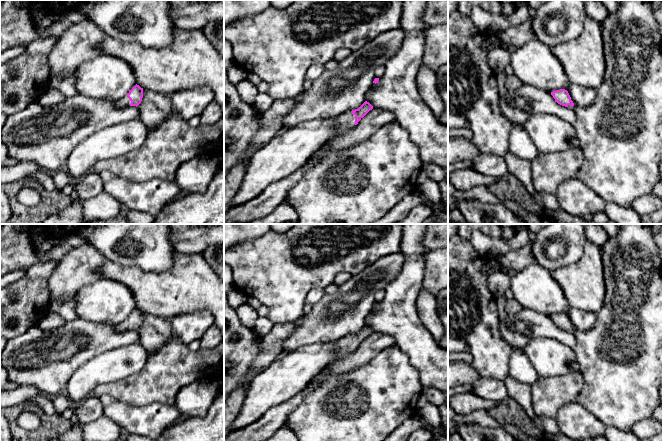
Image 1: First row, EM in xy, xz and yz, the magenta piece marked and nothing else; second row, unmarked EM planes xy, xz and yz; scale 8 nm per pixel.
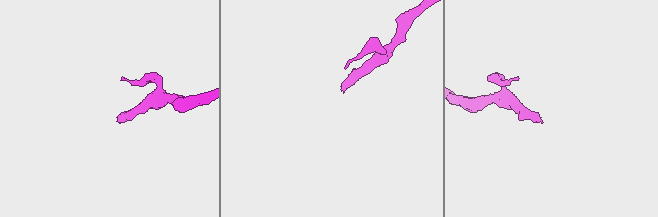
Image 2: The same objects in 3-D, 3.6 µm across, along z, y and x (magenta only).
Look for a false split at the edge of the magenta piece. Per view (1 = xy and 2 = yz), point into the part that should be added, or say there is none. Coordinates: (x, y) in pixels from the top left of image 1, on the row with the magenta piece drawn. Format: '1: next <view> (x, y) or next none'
1: next xy (125, 101)
2: next yz (620, 134)

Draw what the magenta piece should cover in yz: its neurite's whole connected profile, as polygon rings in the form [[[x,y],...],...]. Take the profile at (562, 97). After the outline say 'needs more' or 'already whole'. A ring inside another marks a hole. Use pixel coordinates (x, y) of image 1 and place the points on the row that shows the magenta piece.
[[[622,0],[615,12],[601,22],[606,62],[606,78],[597,89],[594,103],[587,107],[576,106],[567,90],[551,92],[555,101],[571,108],[576,114],[573,127],[577,133],[584,161],[577,178],[606,202],[631,207],[634,200],[653,191],[660,181],[662,160],[662,36],[655,19],[651,0]]]; needs more

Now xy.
[[[135,85],[129,93],[116,101],[118,108],[125,107],[125,106],[138,106],[143,98],[143,88],[139,85]]]; needs more

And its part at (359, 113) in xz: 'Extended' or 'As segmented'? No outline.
Extended

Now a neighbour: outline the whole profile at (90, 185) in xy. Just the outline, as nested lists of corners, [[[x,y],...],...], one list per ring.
[[[94,171],[73,182],[73,186],[83,200],[91,199],[104,192],[102,179],[99,173]]]

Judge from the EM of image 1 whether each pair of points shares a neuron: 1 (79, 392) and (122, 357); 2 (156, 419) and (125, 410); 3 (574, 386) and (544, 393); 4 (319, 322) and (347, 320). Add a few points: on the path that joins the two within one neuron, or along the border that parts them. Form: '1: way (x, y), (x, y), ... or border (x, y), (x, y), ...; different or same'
1: way (90, 381), (103, 368), (111, 366); same
2: way (148, 419), (133, 418); same
3: way (567, 387), (551, 393); same
4: way (326, 322), (329, 320), (340, 320); same

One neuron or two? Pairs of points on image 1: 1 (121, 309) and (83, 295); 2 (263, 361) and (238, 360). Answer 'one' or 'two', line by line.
1: one
2: two

